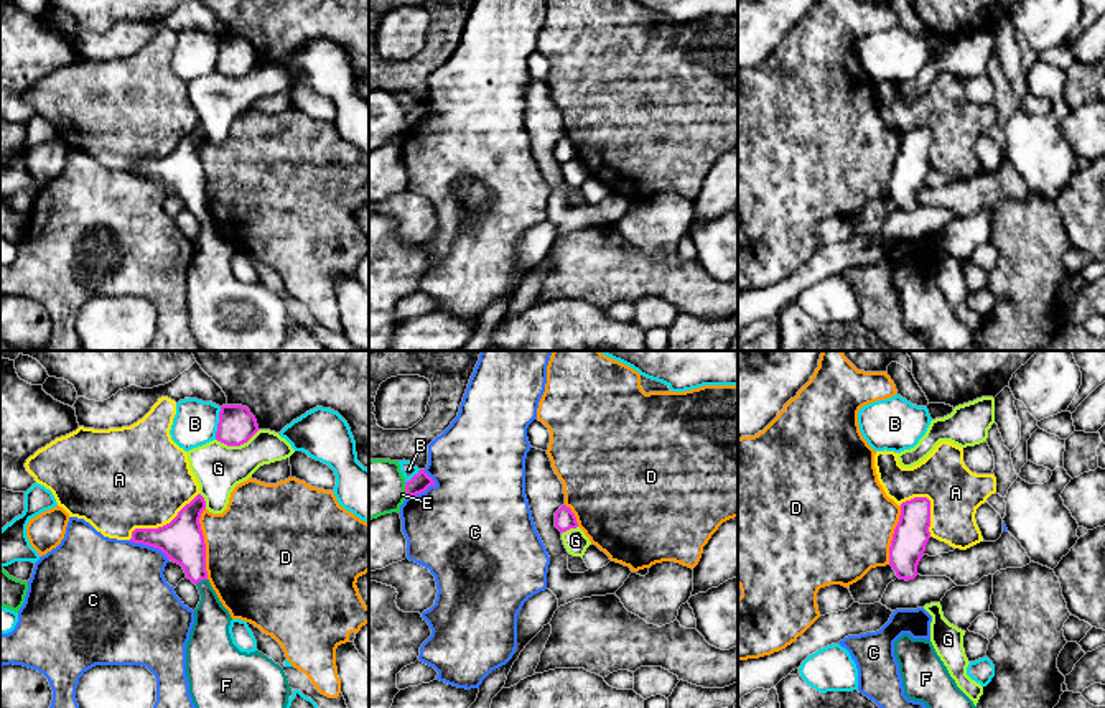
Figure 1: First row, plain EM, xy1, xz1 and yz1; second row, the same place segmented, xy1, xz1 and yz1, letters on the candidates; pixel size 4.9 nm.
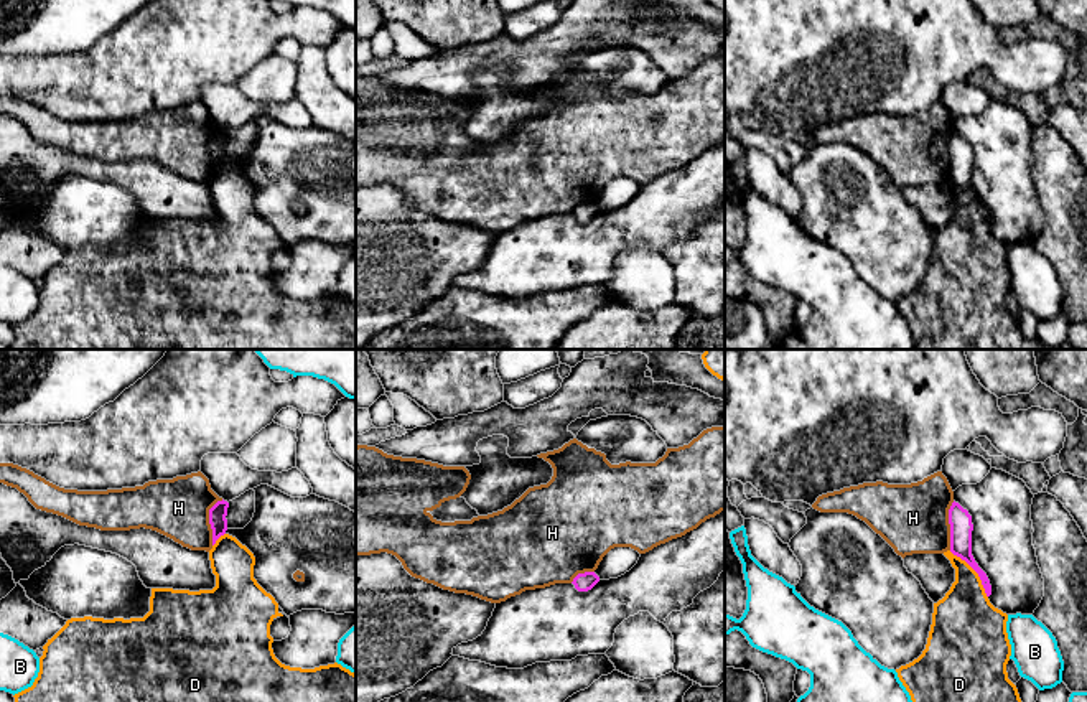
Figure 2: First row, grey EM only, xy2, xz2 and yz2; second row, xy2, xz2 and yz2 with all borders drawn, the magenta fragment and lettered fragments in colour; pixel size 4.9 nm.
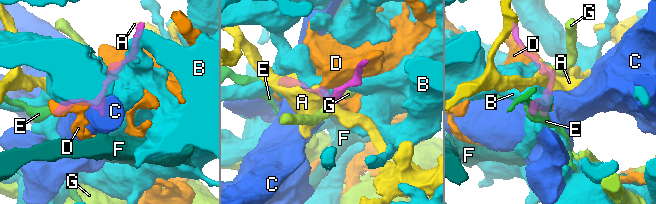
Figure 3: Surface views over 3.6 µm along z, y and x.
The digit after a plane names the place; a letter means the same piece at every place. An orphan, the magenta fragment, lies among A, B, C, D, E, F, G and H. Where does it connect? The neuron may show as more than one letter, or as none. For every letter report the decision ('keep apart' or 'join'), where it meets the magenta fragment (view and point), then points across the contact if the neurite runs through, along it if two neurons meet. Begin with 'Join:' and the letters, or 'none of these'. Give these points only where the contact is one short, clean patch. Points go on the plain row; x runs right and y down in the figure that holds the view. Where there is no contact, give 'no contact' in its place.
Join: F
A: keep apart; meets magenta in xy1 at (163, 157)
B: keep apart; meets magenta in xy1 at (218, 55)
C: keep apart; meets magenta in xz1 at (427, 119)
D: keep apart; meets magenta in xy1 at (205, 175)
E: keep apart; meets magenta in xz1 at (405, 121); border along xz1 (404, 114), (407, 125)
F: join; meets magenta in xy1 at (201, 211); runs through xy1 (181, 172), (201, 211), (209, 231), (211, 256)
G: keep apart; meets magenta in xy1 at (237, 76)
H: keep apart; meets magenta in xy2 at (209, 152); border along xy2 (223, 131), (209, 140), (213, 175)

